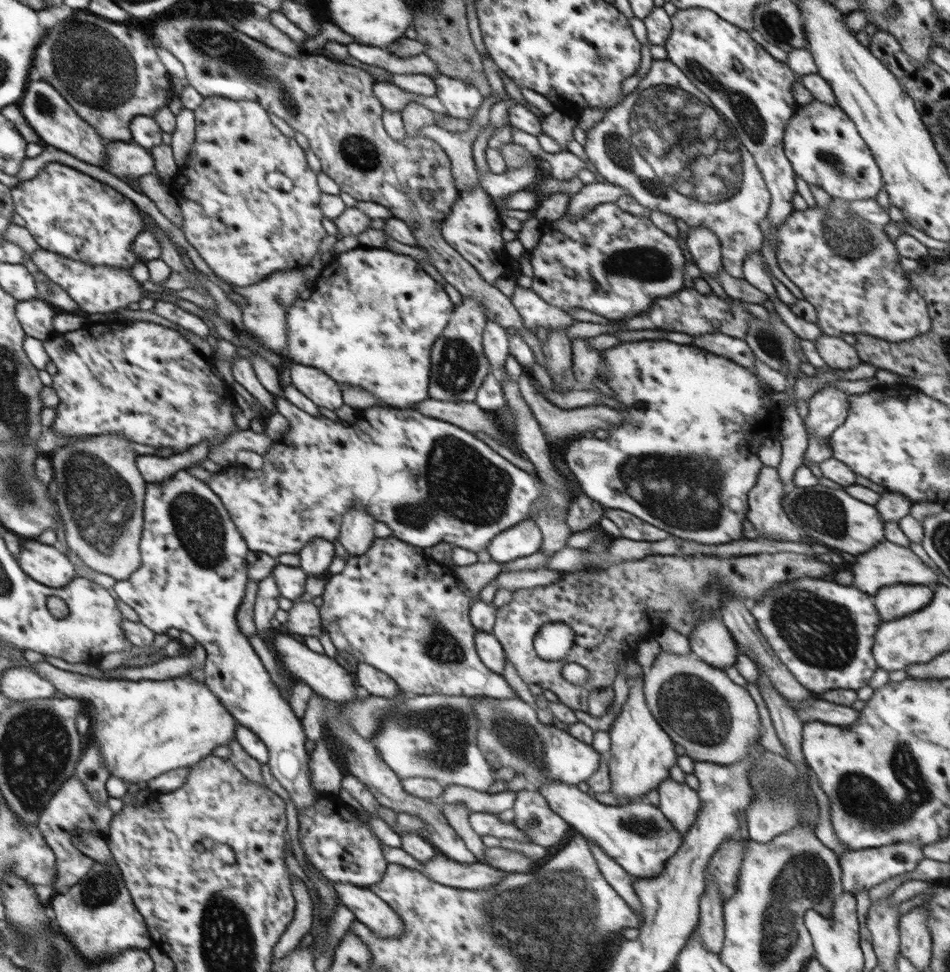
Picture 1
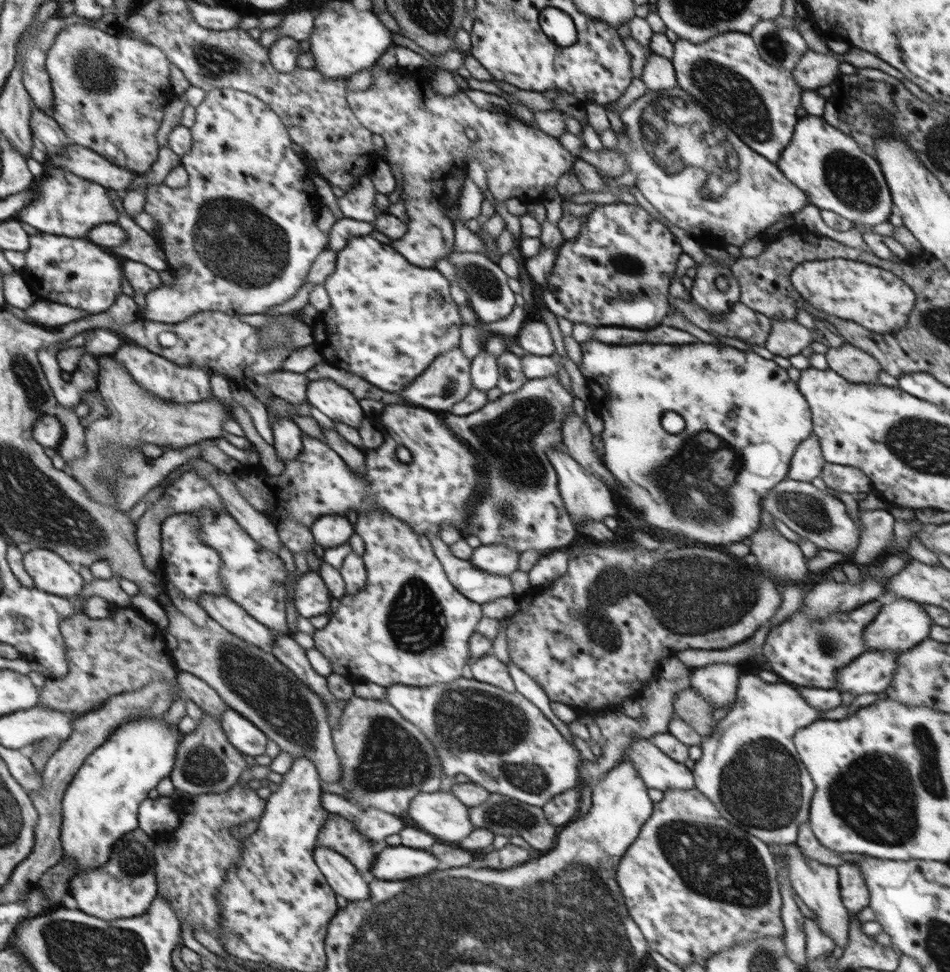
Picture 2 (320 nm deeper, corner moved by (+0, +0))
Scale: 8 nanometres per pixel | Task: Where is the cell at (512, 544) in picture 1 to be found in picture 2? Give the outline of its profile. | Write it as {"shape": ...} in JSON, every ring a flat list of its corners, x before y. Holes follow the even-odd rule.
{"shape":[[500,544,481,545,474,549,470,563,494,575,511,575,523,566,521,554]]}

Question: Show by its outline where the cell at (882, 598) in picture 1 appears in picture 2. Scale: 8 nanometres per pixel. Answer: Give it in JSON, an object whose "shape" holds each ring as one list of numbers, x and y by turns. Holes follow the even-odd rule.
{"shape":[[896,599,892,604,886,604,880,609,876,619,864,630,864,646,866,650,889,650,890,652,904,652,916,646,929,636,930,626,934,621,930,619,926,608,922,604,906,599]]}

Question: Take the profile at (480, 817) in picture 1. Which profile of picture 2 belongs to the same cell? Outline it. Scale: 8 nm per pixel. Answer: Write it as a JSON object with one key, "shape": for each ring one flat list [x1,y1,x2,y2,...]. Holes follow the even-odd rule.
{"shape":[[448,791,419,792,410,800,405,815,416,827,451,845,475,829,469,808]]}

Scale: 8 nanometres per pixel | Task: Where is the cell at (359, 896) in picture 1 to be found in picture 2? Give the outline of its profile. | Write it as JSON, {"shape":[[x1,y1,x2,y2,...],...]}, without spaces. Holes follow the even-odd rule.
{"shape":[[317,840,313,859,336,894,344,896,347,901,365,901,369,897,369,884,345,856]]}

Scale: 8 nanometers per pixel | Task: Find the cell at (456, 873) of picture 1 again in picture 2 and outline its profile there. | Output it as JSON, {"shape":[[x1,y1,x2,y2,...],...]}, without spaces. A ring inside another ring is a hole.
{"shape":[[384,844,369,871,374,878,399,881,436,870,439,870,439,860,428,850]]}

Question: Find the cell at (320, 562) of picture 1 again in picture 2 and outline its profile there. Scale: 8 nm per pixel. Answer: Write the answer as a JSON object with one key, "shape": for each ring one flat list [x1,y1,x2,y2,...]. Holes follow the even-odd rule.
{"shape":[[325,514,318,517,311,524,310,530,315,543,322,546,322,550,349,543,355,534,348,517,341,514]]}

